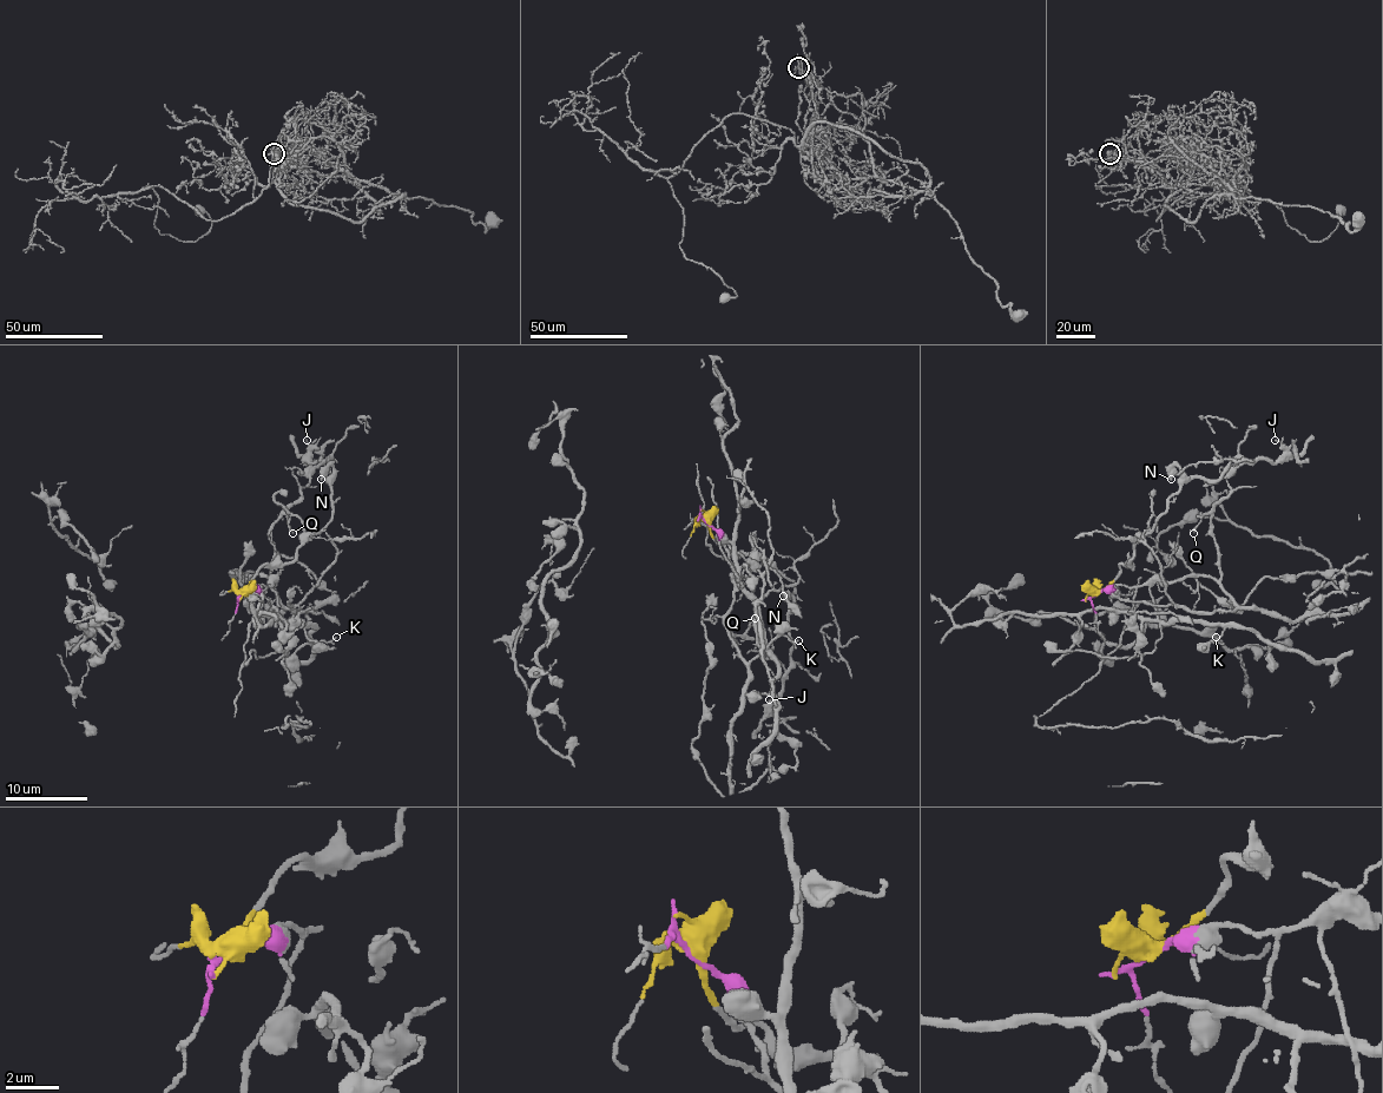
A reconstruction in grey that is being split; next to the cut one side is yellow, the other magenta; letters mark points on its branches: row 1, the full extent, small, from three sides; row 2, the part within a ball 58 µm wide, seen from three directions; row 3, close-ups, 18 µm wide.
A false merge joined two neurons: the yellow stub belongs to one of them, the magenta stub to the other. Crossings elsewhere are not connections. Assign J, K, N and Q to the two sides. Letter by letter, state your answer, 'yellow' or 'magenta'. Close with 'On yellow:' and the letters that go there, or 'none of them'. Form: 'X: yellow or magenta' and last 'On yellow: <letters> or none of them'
J: yellow
K: magenta
N: yellow
Q: magenta
On yellow: J, N

